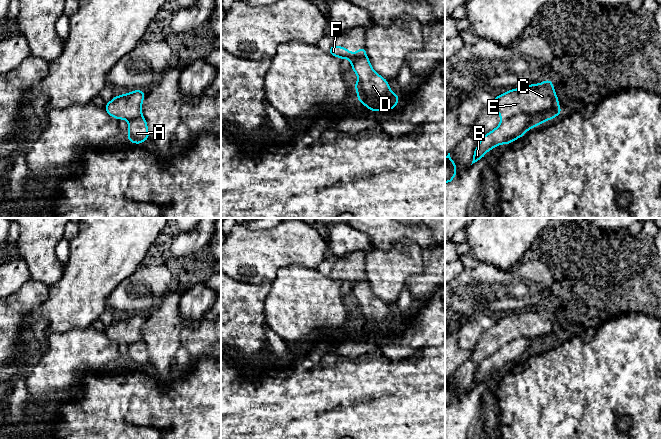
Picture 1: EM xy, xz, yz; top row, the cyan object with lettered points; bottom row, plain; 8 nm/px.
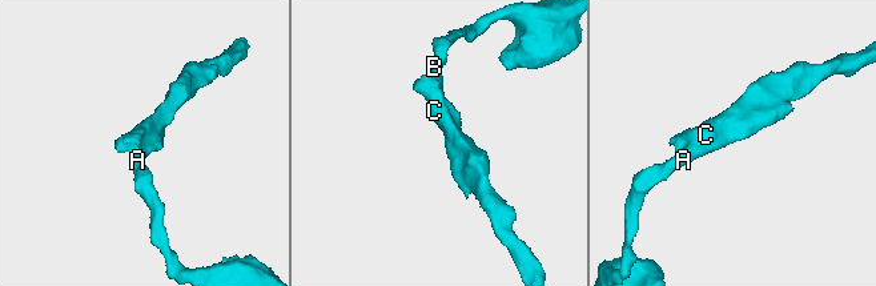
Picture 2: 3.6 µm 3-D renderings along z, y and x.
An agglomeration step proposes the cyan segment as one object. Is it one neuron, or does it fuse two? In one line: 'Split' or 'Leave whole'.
Split

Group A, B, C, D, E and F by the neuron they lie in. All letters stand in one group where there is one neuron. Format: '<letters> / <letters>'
A B D / C E F

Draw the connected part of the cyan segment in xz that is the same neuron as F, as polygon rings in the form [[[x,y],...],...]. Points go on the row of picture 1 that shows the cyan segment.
[[[334,44],[332,45],[332,47],[329,50],[329,53],[332,56],[341,58],[342,60],[349,59],[351,64],[353,64],[357,60],[357,58],[360,57],[364,52],[365,52],[365,47],[360,48],[355,53],[352,53],[348,49],[346,49],[345,47],[336,46]]]

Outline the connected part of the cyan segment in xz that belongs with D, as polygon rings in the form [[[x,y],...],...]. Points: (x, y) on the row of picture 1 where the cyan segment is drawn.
[[[366,52],[351,67],[357,74],[354,86],[360,103],[370,111],[389,111],[397,105],[399,95],[394,94],[388,81],[374,71]]]

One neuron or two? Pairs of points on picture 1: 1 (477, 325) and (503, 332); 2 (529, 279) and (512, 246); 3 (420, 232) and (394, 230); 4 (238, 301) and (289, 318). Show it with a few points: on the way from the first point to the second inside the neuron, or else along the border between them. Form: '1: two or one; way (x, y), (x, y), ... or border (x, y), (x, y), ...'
1: two; border (496, 320), (475, 347)
2: two; border (520, 262), (509, 270), (497, 268)
3: one; way (414, 232), (400, 231)
4: two; border (271, 287), (264, 306), (265, 322)

